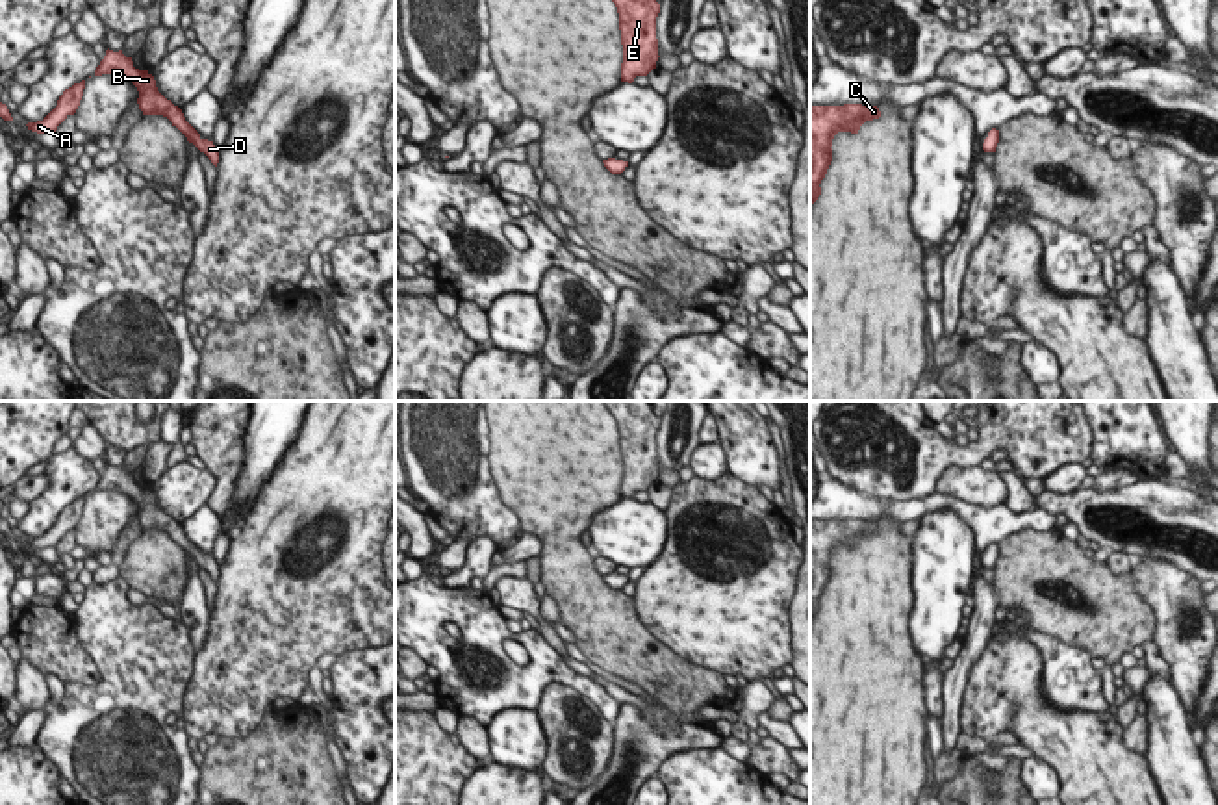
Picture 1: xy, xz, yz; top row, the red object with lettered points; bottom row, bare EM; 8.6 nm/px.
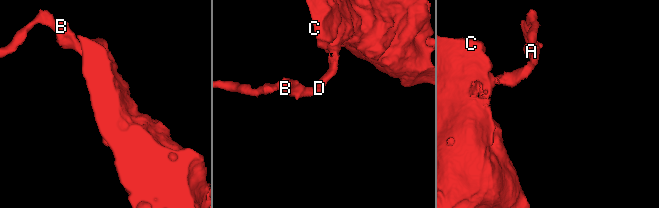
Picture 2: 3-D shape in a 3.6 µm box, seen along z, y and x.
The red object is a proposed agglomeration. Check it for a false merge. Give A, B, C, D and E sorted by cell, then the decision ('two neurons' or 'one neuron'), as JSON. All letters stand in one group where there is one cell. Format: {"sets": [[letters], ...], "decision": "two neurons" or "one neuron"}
{"sets": [["A", "B", "C", "D", "E"]], "decision": "one neuron"}

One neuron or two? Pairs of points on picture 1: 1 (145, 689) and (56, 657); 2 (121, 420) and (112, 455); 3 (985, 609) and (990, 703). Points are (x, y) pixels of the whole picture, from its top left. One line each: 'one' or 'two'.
1: two
2: two
3: two

